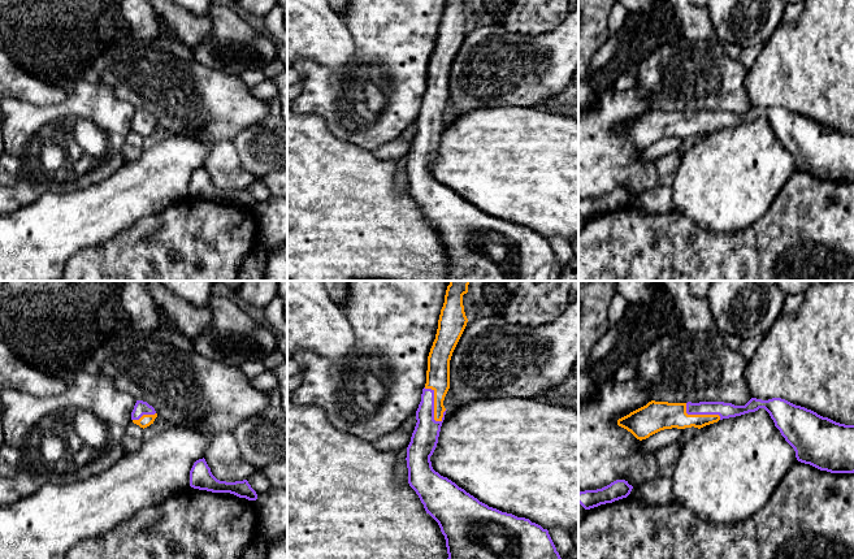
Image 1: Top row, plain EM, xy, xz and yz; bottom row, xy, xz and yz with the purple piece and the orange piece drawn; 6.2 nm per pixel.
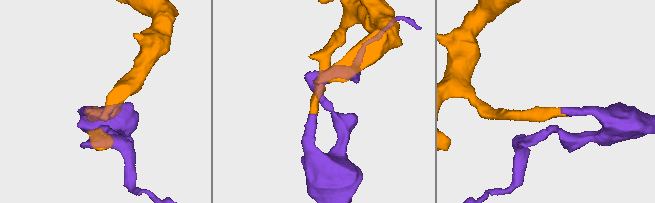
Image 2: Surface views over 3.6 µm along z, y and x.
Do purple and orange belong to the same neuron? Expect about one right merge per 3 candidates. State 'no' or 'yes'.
yes

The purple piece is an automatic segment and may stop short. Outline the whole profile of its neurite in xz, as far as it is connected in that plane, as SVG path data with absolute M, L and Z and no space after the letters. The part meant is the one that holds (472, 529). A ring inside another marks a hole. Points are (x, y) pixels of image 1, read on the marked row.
M450 281L446 290L435 339L428 356L426 384L416 411L417 422L407 447L408 484L426 514L438 523L446 540L447 559L562 559L547 529L529 519L489 507L432 467L430 456L446 415L443 400L450 389L450 360L468 322L463 295L468 292L469 282Z

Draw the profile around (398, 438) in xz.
M402 428L393 430L391 433L380 437L372 442L372 446L377 450L383 451L398 451L411 442L411 434L404 432Z

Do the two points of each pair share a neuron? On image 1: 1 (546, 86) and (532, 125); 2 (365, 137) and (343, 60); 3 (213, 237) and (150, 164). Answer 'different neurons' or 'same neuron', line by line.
1: different neurons
2: different neurons
3: different neurons

